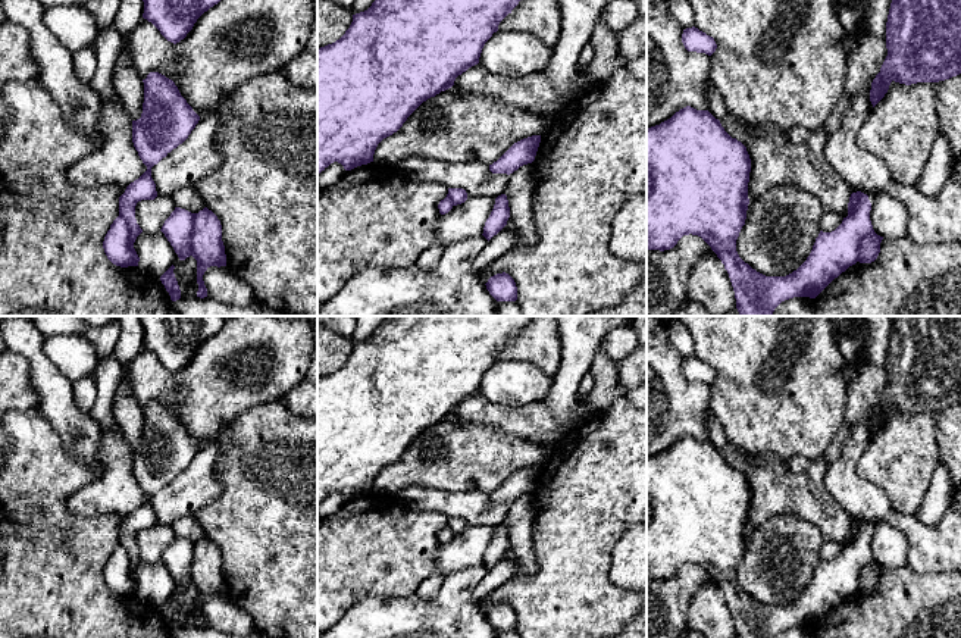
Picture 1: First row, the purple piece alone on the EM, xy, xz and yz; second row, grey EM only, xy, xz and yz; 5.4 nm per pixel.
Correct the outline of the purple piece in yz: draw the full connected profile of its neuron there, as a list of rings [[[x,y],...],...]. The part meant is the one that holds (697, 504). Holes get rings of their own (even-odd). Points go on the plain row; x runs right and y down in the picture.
[[[686,435],[676,441],[670,448],[647,459],[647,579],[670,579],[683,564],[701,566],[724,594],[729,603],[736,638],[776,638],[782,631],[793,626],[816,628],[835,607],[849,595],[871,592],[880,582],[883,566],[877,564],[870,550],[871,532],[868,525],[857,520],[852,522],[848,532],[848,545],[832,562],[820,560],[813,579],[807,589],[786,606],[766,606],[748,592],[736,581],[736,569],[745,554],[749,534],[748,512],[751,501],[751,488],[746,476],[732,467],[720,450],[708,440],[697,440]]]

